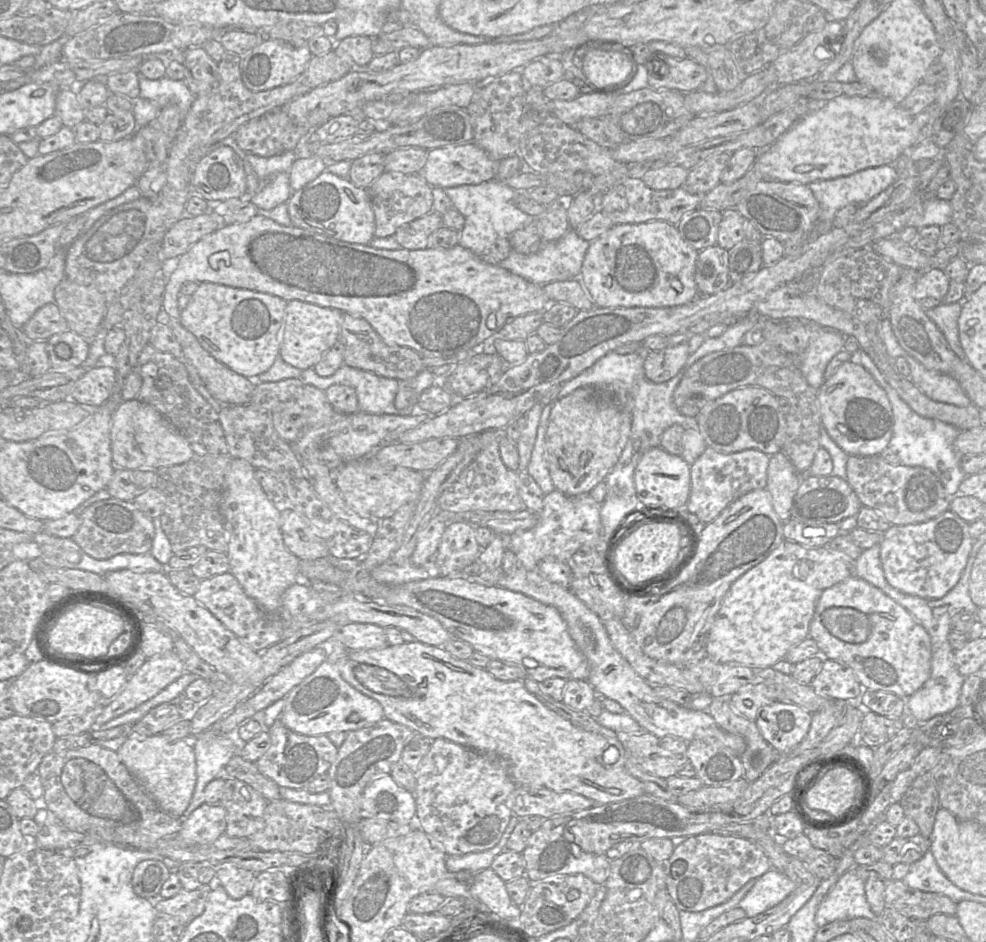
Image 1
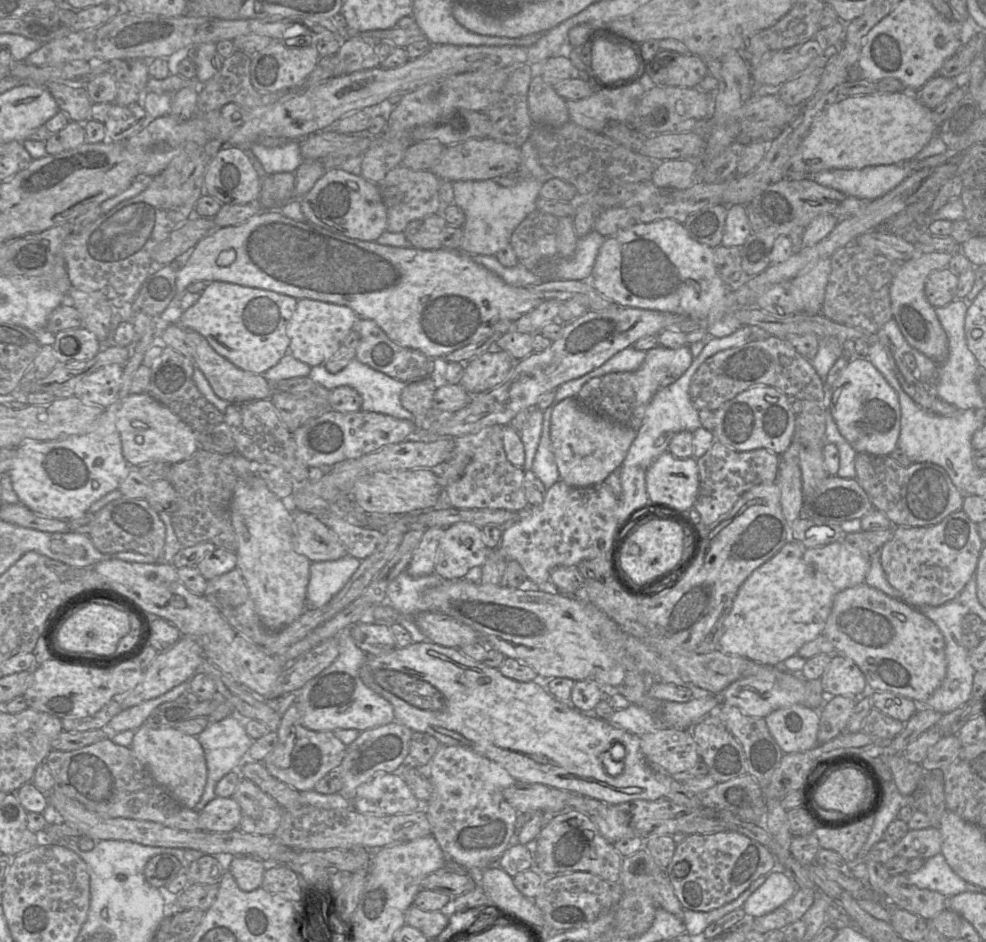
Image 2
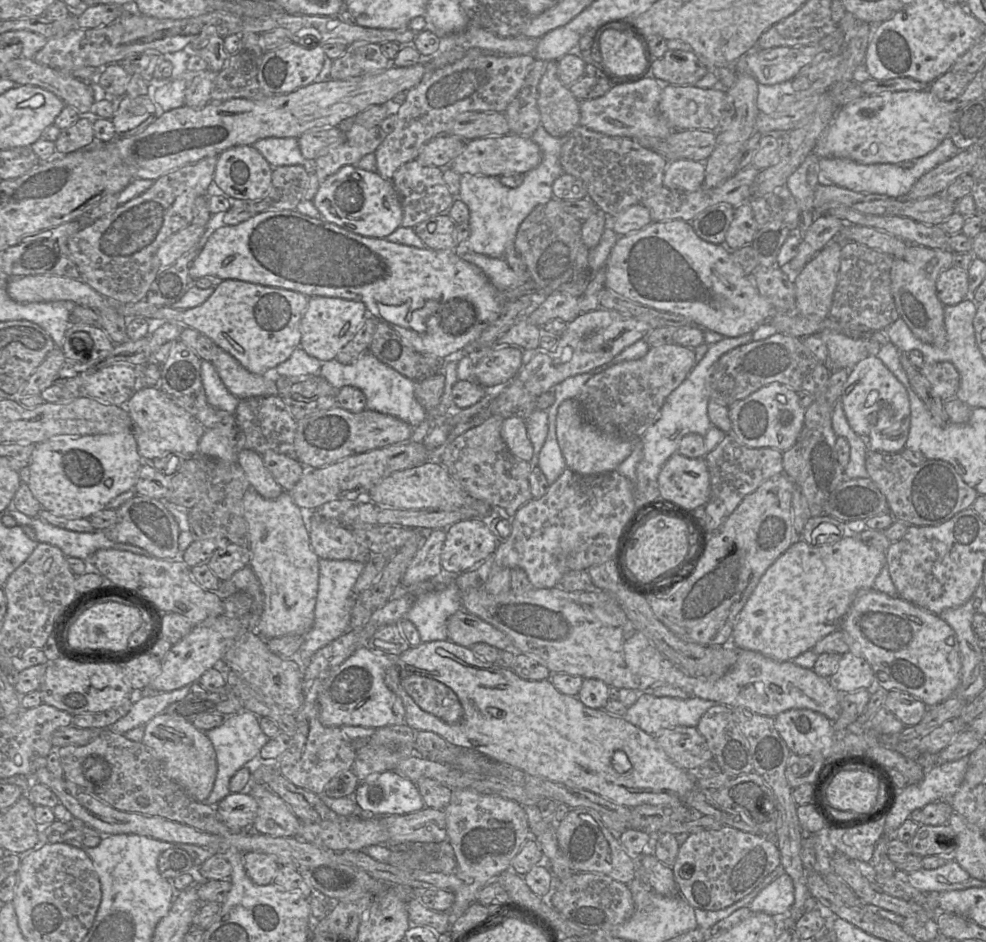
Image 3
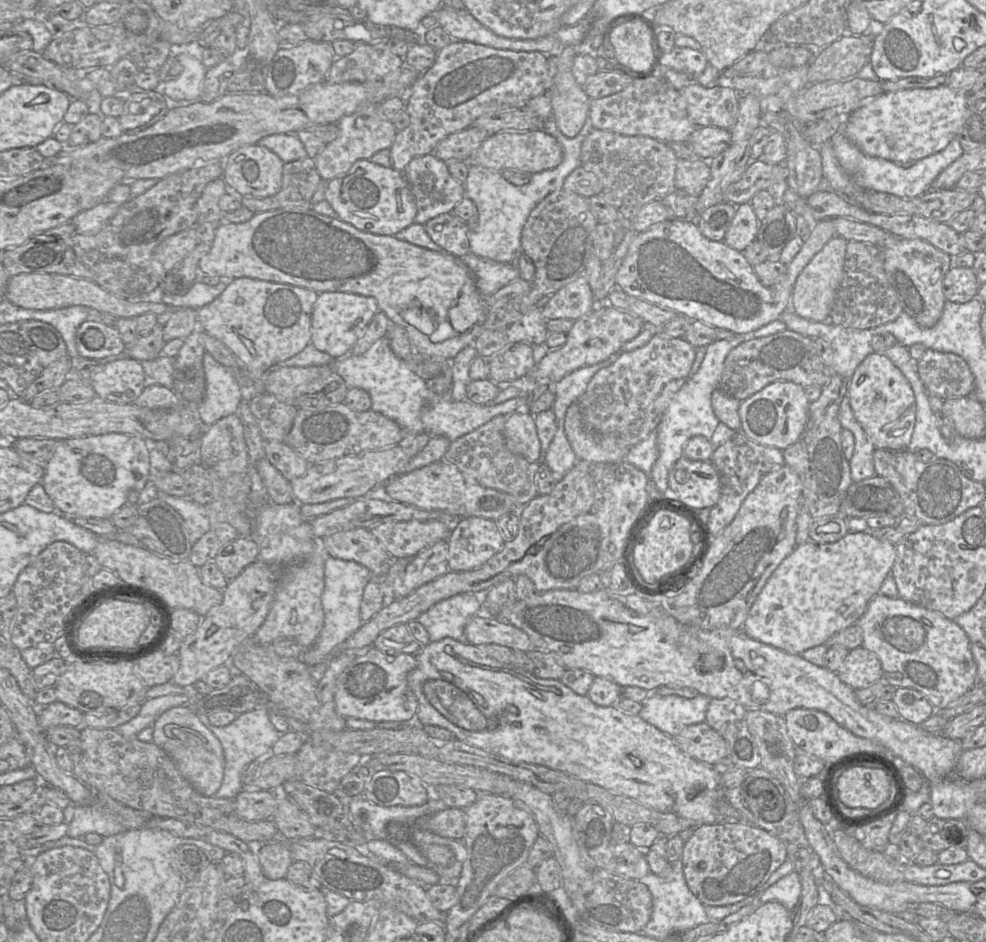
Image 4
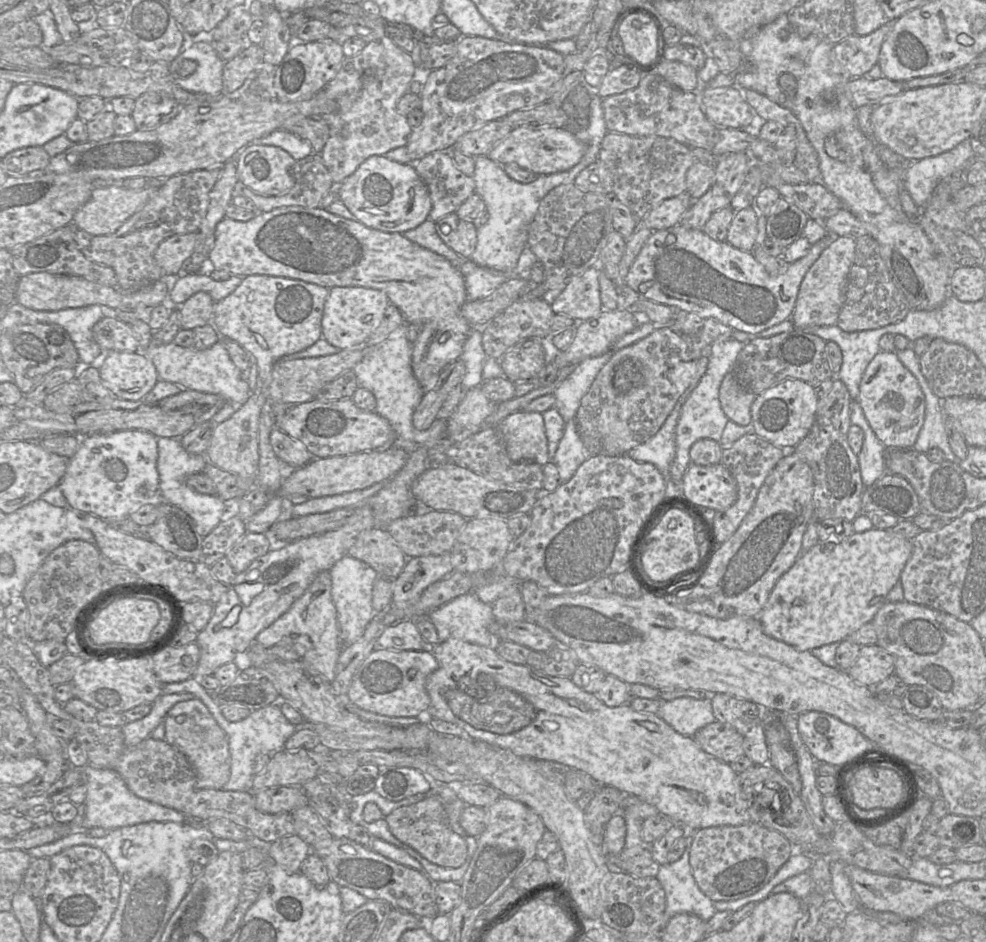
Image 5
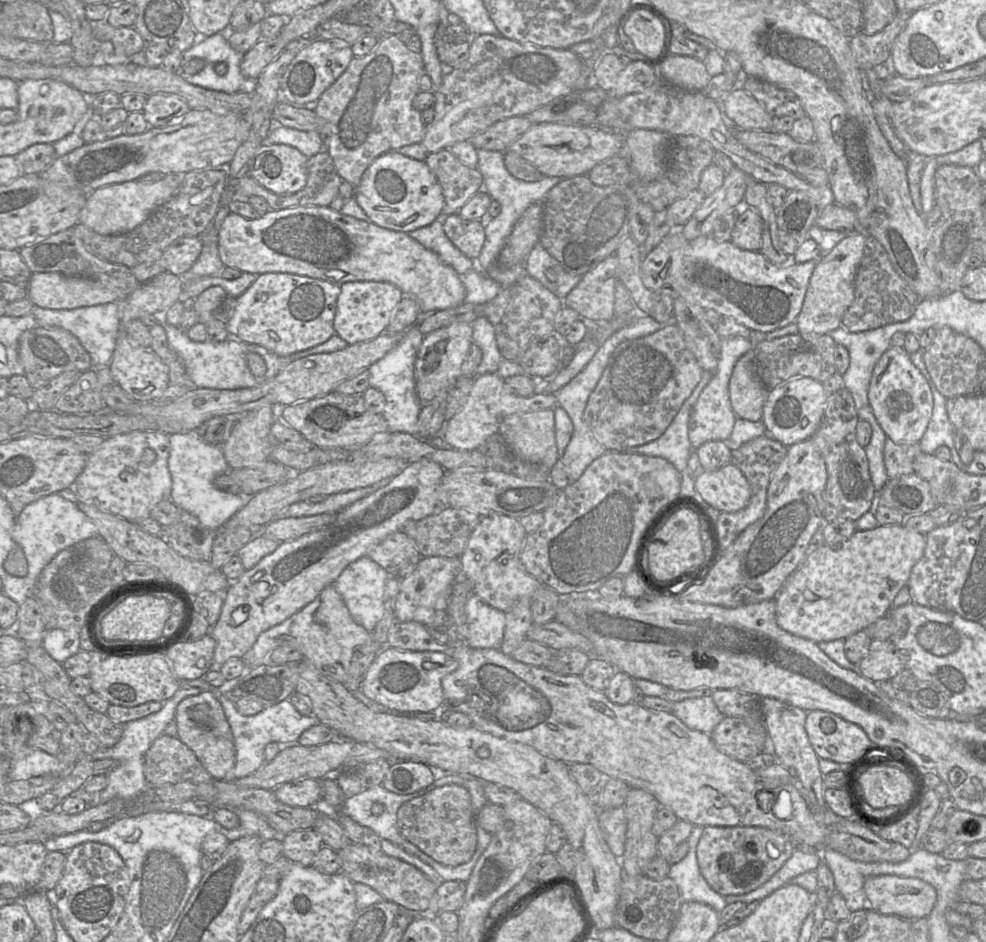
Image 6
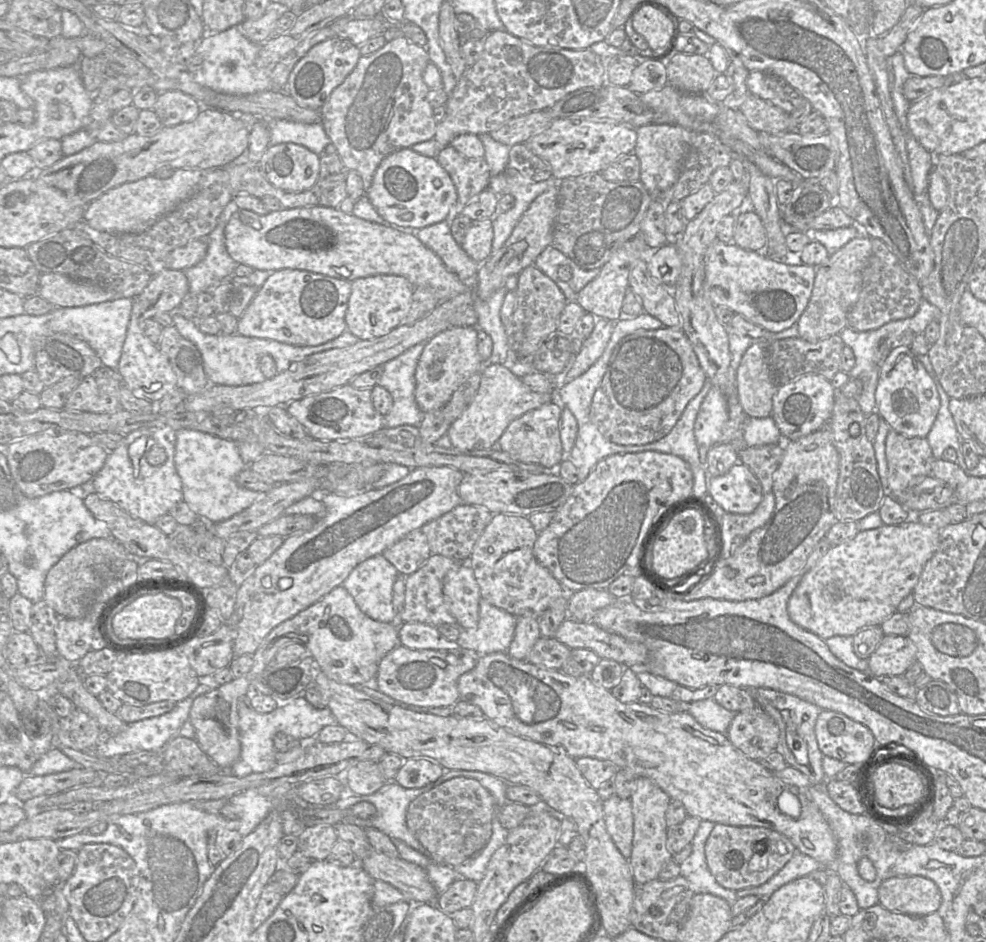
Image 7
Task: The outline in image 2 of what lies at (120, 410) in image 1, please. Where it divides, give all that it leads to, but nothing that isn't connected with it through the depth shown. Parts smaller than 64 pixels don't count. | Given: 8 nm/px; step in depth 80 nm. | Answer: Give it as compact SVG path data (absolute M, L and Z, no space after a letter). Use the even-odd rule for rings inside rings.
M148 393L131 394L120 402L116 416L122 453L131 467L140 467L153 461L177 464L189 459L198 450L198 436L178 416Z

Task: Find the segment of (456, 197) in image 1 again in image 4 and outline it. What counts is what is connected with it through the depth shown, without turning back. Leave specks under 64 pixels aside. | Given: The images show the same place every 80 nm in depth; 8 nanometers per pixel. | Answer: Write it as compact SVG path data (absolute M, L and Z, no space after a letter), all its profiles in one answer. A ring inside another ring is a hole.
M589 116L574 137L564 136L552 118L545 121L542 129L557 139L563 150L563 159L554 168L532 174L527 184L516 186L508 182L501 172L477 165L469 167L464 185L465 196L474 202L479 215L479 225L469 236L471 253L483 259L513 264L513 260L522 252L521 233L531 211L549 194L562 189L566 177L581 166L582 143L594 129Z

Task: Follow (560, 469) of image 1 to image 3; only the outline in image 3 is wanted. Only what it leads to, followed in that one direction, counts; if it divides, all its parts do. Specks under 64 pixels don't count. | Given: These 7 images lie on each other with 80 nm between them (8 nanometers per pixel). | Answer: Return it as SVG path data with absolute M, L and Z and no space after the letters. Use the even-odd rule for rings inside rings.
M578 399L563 401L557 412L556 435L567 468L581 475L594 475L616 470L631 454L636 440L616 435L588 423L583 418Z

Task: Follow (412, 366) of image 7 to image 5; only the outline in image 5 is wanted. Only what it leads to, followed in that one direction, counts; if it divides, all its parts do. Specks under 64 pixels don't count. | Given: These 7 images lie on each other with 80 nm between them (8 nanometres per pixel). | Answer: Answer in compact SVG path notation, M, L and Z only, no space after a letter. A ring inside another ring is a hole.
M407 325L394 330L382 341L364 349L364 356L352 369L360 388L369 390L376 399L375 412L385 418L394 430L399 443L410 454L417 446L433 444L446 436L447 422L436 418L426 430L418 430L412 423L414 411L419 406L424 390L412 371L413 343L407 339Z

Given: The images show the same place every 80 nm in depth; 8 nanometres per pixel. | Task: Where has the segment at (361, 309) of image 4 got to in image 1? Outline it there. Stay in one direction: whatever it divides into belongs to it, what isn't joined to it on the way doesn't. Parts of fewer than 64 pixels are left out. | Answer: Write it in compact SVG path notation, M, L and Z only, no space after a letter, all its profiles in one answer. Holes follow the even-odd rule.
M298 300L288 301L284 312L279 356L289 365L305 370L313 368L340 339L344 313Z

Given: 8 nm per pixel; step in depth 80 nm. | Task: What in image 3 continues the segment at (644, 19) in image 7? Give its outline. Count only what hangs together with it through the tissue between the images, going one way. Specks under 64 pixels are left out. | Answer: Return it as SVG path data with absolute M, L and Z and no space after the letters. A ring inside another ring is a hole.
M608 28L599 37L599 47L603 70L614 83L645 67L642 46L627 30Z

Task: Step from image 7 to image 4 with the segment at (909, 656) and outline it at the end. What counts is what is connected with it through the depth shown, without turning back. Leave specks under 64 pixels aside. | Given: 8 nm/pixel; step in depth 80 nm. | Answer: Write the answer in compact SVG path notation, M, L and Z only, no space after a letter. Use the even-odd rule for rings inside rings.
M862 646L849 651L837 674L842 682L854 690L866 688L884 678L878 656Z

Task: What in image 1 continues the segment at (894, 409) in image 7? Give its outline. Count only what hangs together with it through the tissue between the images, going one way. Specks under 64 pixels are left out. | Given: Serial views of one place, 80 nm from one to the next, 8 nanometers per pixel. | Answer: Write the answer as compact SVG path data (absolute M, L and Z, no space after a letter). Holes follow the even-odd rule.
M843 363L817 391L821 424L832 440L849 456L879 456L893 432L893 413L885 390L860 364Z

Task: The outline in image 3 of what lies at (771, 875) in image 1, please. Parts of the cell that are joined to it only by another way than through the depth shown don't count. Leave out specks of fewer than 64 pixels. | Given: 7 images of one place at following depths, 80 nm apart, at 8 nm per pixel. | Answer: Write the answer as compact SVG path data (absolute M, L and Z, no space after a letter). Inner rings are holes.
M785 872L764 888L749 904L752 913L784 915L792 907L795 899L792 878Z

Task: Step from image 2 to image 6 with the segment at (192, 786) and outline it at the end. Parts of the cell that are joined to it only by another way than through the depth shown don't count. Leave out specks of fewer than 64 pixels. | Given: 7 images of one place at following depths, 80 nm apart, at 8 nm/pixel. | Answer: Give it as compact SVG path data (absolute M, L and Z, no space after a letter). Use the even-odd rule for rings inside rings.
M202 692L197 696L188 697L182 700L175 711L175 724L177 737L189 749L191 749L203 767L215 781L225 781L225 777L234 770L236 753L232 731L225 716L223 707L213 692Z

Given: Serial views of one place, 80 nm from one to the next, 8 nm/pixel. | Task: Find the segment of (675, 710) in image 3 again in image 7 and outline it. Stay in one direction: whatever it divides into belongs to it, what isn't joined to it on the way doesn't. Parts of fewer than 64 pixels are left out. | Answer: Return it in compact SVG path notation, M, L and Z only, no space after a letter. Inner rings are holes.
M713 698L691 702L687 711L703 727L727 733L735 712L727 710Z

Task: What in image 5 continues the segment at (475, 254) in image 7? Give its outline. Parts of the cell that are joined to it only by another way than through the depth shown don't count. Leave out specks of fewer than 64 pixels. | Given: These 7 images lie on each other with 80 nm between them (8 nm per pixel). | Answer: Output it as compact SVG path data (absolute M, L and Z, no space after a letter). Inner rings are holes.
M456 213L435 222L443 242L459 255L470 259L477 245L477 228L472 221L461 219Z

